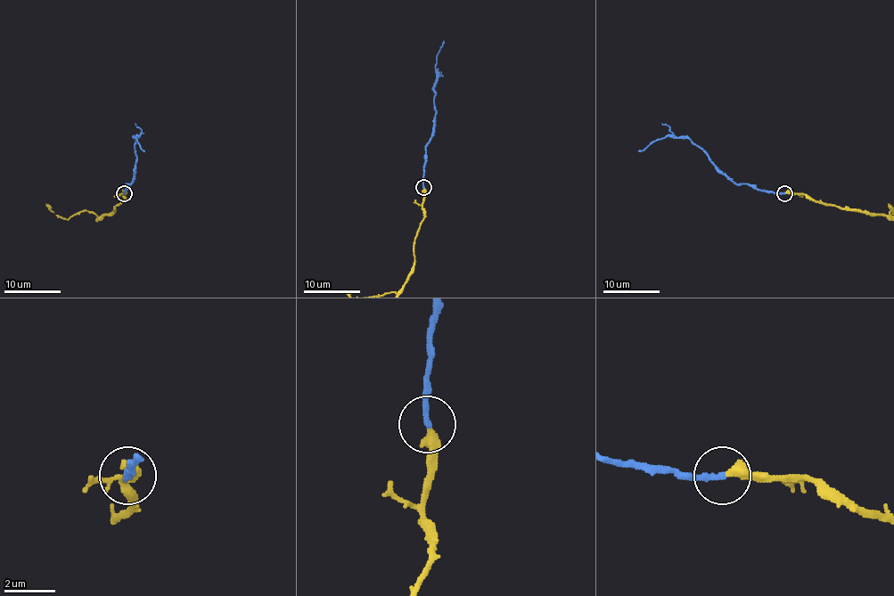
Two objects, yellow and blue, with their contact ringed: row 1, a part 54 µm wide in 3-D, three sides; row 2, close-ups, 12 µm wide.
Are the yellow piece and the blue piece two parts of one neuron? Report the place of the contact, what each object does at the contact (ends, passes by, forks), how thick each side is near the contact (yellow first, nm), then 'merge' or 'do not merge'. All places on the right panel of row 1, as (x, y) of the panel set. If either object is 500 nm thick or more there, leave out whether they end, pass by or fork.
(784, 193) | yellow ends | blue ends | 420/240 nm | merge

